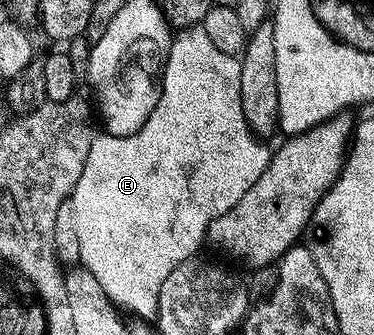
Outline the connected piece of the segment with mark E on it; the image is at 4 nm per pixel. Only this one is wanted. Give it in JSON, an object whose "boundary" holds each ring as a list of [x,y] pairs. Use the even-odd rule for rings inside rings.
{"boundary":[[[194,25],[186,27],[180,32],[181,35],[172,40],[169,45],[169,53],[165,57],[165,66],[159,76],[159,98],[151,117],[133,135],[119,137],[108,133],[98,134],[91,141],[90,152],[87,155],[86,164],[83,167],[82,176],[75,185],[71,196],[71,208],[75,225],[75,236],[78,238],[79,263],[82,268],[88,270],[96,281],[102,285],[107,297],[113,304],[116,304],[122,312],[130,311],[133,317],[149,317],[156,312],[159,289],[163,281],[185,259],[192,259],[198,254],[201,242],[205,243],[206,231],[213,221],[239,201],[241,197],[259,179],[269,165],[271,147],[268,142],[262,141],[254,135],[253,130],[247,125],[243,117],[241,105],[241,94],[239,93],[239,73],[241,72],[240,62],[234,56],[227,55],[215,49],[211,45],[211,37],[207,37],[204,26]]]}

